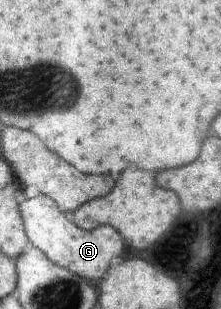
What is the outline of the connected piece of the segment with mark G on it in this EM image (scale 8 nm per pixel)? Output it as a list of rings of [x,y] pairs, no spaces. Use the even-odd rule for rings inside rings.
[[[39,194],[32,199],[21,197],[19,208],[30,243],[45,252],[56,264],[75,272],[75,275],[83,276],[83,279],[90,279],[92,282],[101,279],[109,269],[111,259],[123,253],[124,237],[121,237],[113,226],[106,225],[94,230],[84,230],[48,195]]]

